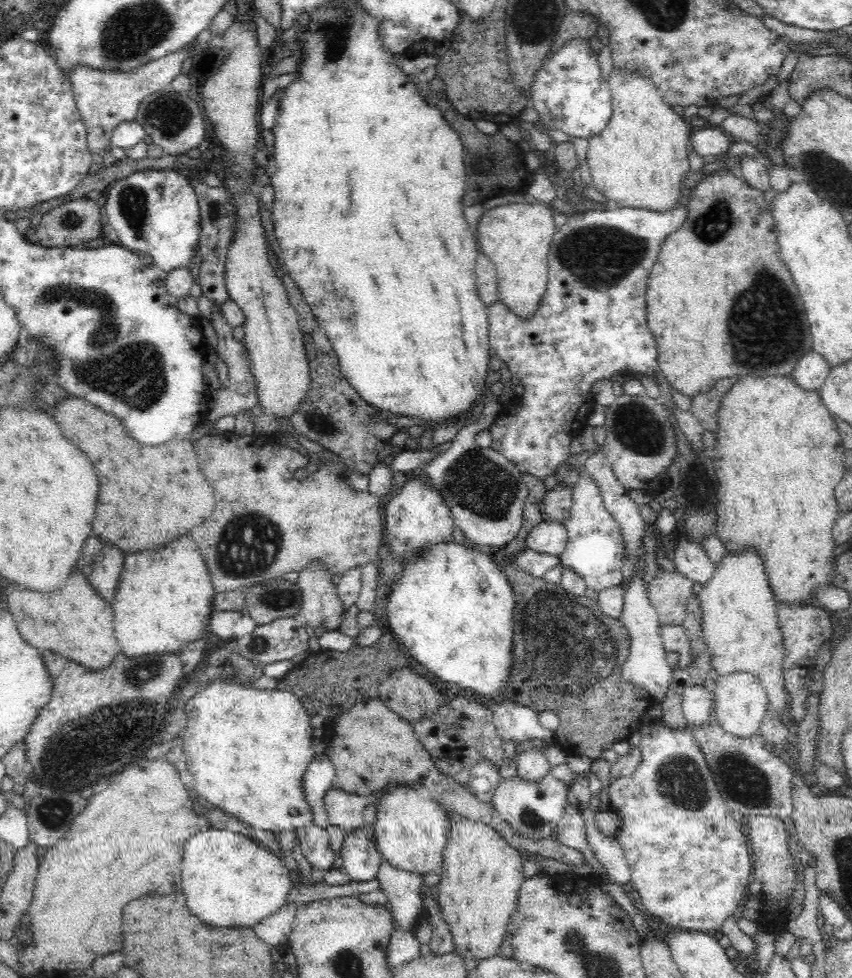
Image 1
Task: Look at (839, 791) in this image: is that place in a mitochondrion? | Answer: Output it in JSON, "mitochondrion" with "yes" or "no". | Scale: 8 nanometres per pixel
{"mitochondrion":"no"}

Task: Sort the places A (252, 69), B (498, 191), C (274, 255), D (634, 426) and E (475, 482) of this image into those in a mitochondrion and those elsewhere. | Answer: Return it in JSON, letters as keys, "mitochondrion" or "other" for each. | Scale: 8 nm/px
{"A":"other","B":"other","C":"other","D":"mitochondrion","E":"mitochondrion"}

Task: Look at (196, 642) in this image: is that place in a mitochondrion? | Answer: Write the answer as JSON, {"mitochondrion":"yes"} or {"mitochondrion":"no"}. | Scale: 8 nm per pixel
{"mitochondrion":"no"}

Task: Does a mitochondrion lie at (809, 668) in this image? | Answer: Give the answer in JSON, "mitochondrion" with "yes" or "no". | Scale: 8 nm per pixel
{"mitochondrion":"no"}

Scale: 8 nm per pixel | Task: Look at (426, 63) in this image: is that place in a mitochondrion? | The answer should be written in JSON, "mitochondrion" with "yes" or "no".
{"mitochondrion":"no"}

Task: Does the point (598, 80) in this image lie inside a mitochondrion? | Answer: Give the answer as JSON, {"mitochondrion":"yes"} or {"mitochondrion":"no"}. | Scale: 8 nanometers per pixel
{"mitochondrion":"no"}

